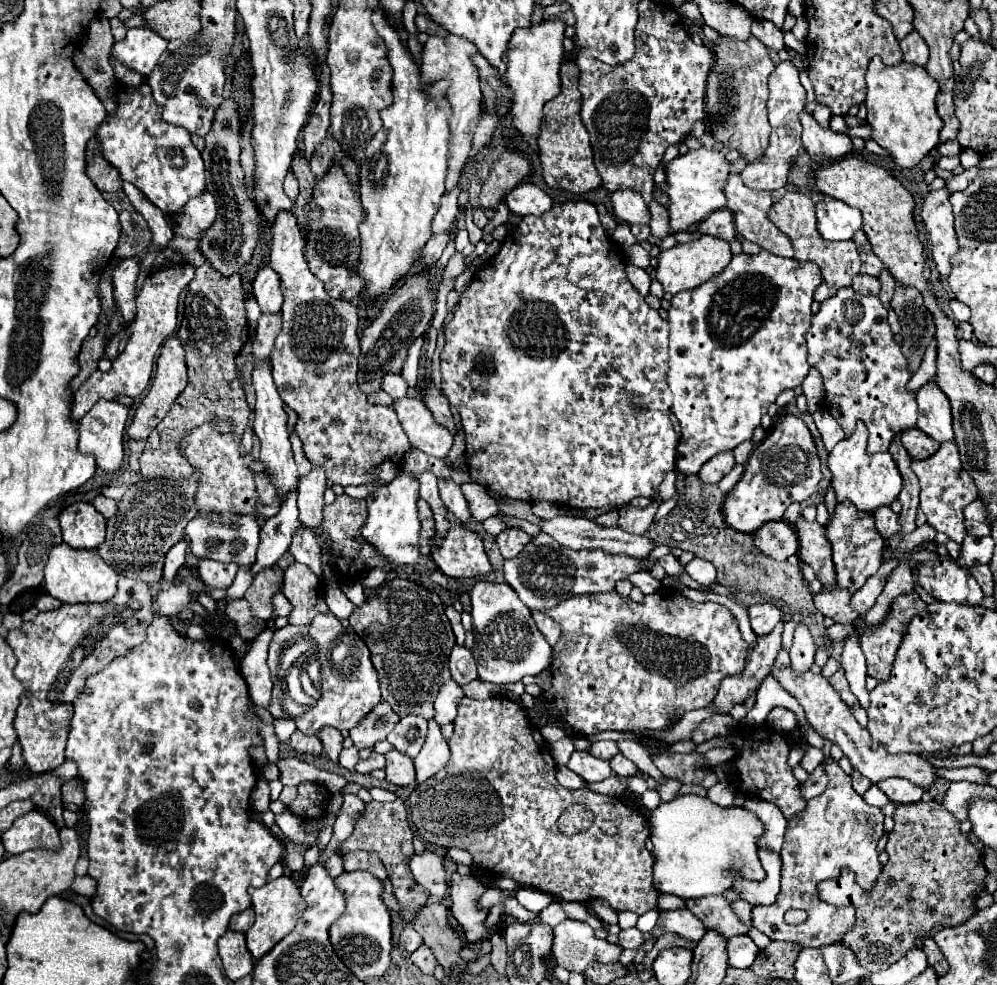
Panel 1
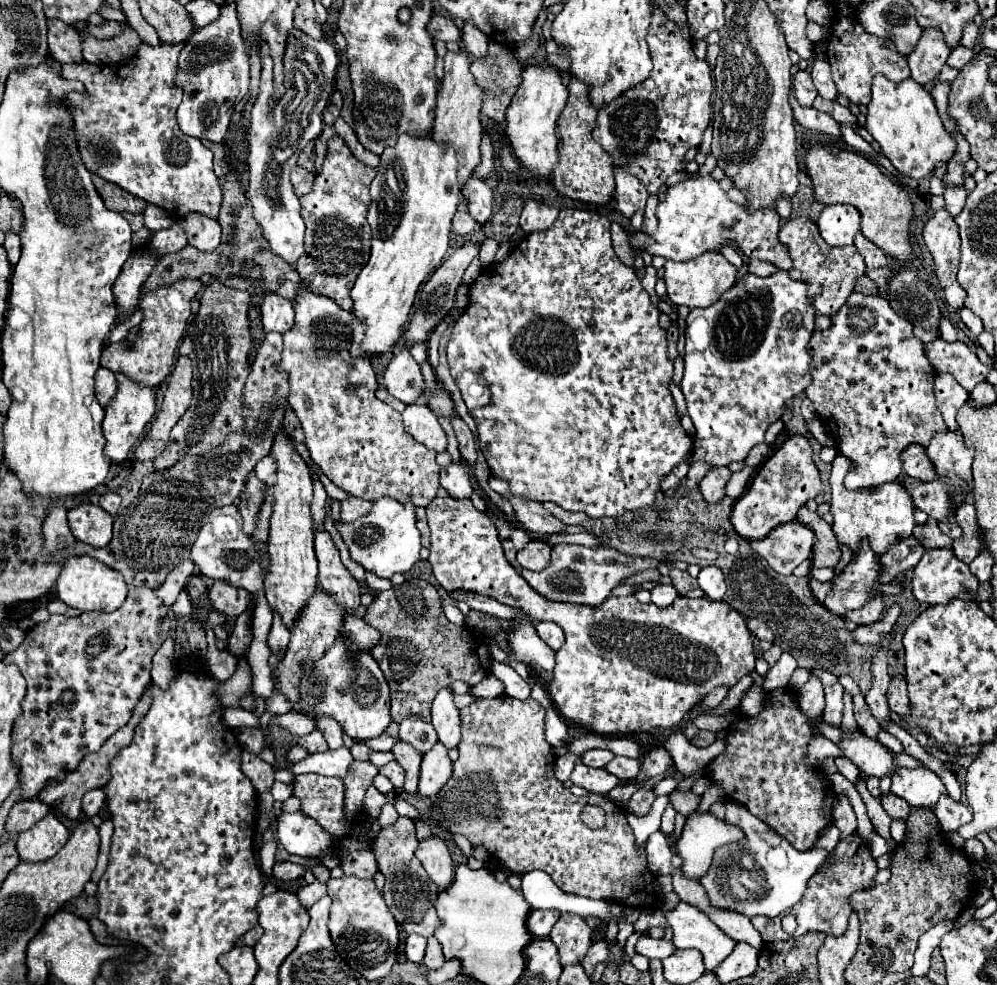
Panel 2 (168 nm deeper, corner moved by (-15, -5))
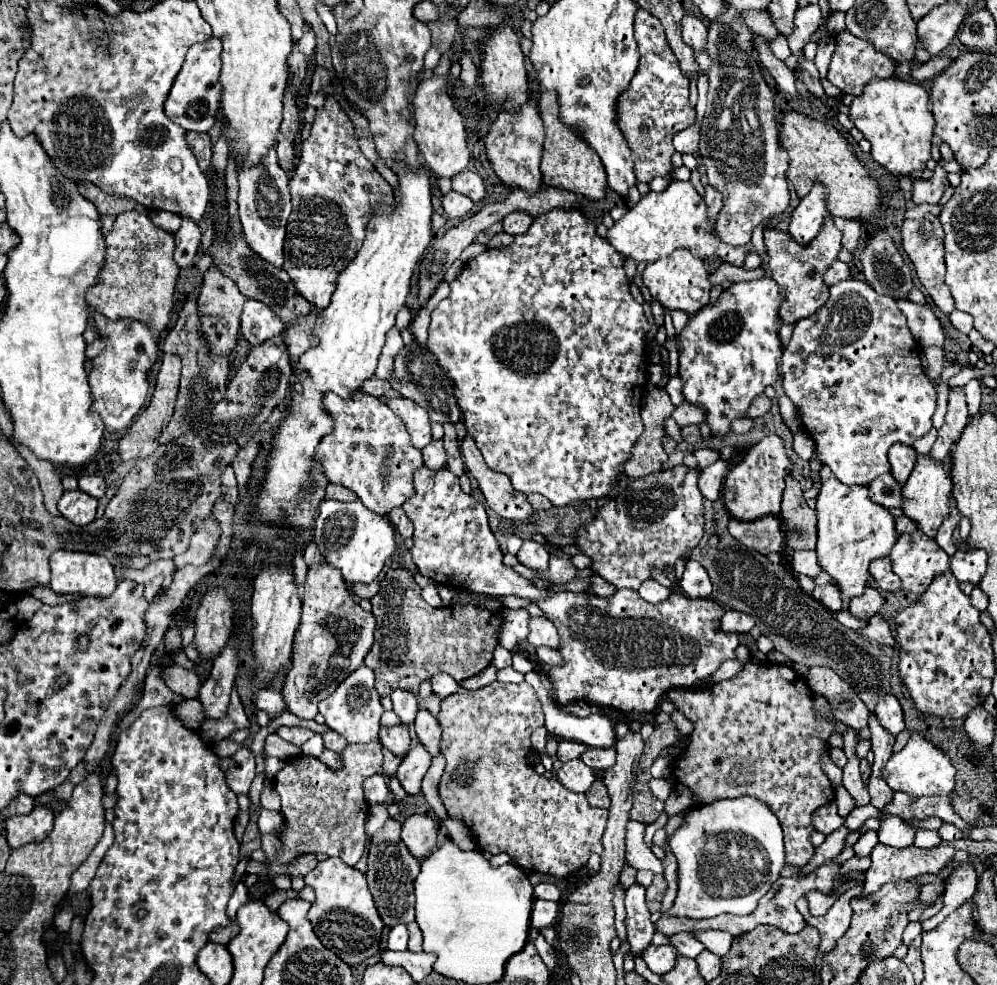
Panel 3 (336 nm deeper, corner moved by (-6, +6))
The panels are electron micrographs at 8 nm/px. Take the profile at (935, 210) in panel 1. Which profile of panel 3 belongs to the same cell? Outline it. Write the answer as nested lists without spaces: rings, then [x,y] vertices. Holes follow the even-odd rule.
[[[926,214],[920,220],[904,220],[902,224],[902,248],[908,254],[908,258],[912,260],[914,268],[916,268],[916,276],[920,280],[920,284],[924,286],[926,294],[932,298],[932,302],[944,312],[950,314],[954,310],[954,298],[950,294],[950,290],[944,284],[944,248],[942,248],[942,240],[944,240],[944,230],[940,226],[938,216],[934,214]]]

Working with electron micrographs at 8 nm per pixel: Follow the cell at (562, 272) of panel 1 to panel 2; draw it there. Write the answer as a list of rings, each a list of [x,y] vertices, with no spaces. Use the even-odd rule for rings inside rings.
[[[573,209],[573,211],[565,211],[555,223],[553,227],[545,229],[545,231],[535,231],[535,233],[529,233],[527,239],[503,261],[503,263],[497,263],[493,265],[491,271],[483,271],[477,281],[469,287],[469,305],[465,309],[465,313],[457,319],[455,327],[453,327],[453,333],[451,333],[451,339],[447,343],[447,361],[449,361],[449,369],[451,369],[451,377],[455,379],[461,395],[463,395],[463,401],[471,413],[471,417],[475,419],[477,423],[477,433],[479,433],[479,445],[481,445],[481,451],[489,463],[489,469],[491,469],[491,475],[499,477],[499,479],[505,479],[509,483],[509,491],[511,495],[515,497],[523,497],[523,499],[531,499],[531,501],[539,501],[539,503],[545,503],[545,501],[553,501],[557,503],[559,507],[567,509],[567,511],[583,511],[587,513],[589,517],[593,519],[601,519],[601,517],[617,517],[617,515],[623,515],[625,511],[635,511],[635,509],[641,509],[641,507],[649,507],[655,503],[657,499],[657,493],[661,491],[661,481],[683,461],[689,459],[691,455],[691,435],[681,427],[681,419],[677,415],[677,409],[675,409],[675,401],[673,401],[673,395],[669,391],[669,383],[673,379],[673,361],[667,357],[667,331],[659,325],[659,309],[651,303],[649,299],[649,293],[643,289],[641,285],[641,279],[637,277],[637,273],[623,265],[619,261],[619,257],[615,255],[613,251],[613,245],[611,245],[611,221],[595,211],[579,211],[579,209]]]

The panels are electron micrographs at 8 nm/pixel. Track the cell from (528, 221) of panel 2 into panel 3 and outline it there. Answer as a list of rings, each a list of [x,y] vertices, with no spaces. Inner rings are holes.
[[[512,212],[510,216],[506,216],[506,220],[502,220],[504,224],[504,232],[518,236],[528,232],[530,224],[532,224],[532,216],[526,216],[526,212]]]

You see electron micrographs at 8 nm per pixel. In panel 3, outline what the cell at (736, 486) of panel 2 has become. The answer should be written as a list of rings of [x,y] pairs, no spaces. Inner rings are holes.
[[[718,460],[716,464],[702,470],[702,474],[698,478],[698,488],[702,490],[702,496],[706,500],[718,500],[720,498],[720,490],[722,490],[722,482],[724,482],[726,472],[728,472],[726,460]]]

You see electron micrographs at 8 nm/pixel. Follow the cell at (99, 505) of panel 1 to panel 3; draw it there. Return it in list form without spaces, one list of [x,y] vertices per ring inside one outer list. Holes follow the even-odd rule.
[[[84,474],[78,478],[78,488],[84,490],[86,494],[94,496],[94,498],[102,498],[106,492],[104,480],[100,476],[90,476],[90,474]]]

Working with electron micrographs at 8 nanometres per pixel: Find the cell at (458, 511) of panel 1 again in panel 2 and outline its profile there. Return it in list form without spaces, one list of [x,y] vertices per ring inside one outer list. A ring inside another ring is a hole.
[[[449,465],[447,469],[441,469],[441,487],[457,499],[469,499],[473,493],[471,475],[465,465]]]

